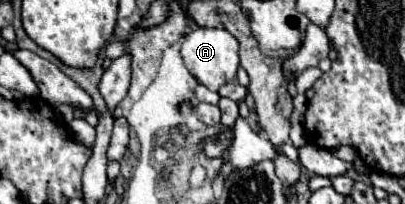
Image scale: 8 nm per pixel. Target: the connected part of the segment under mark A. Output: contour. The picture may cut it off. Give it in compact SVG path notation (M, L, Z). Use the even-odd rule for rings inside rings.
M197 28L187 34L187 40L181 48L181 56L183 56L187 70L191 70L197 82L217 92L221 86L229 84L237 76L237 68L239 68L237 50L239 50L237 38L229 34L225 28Z

